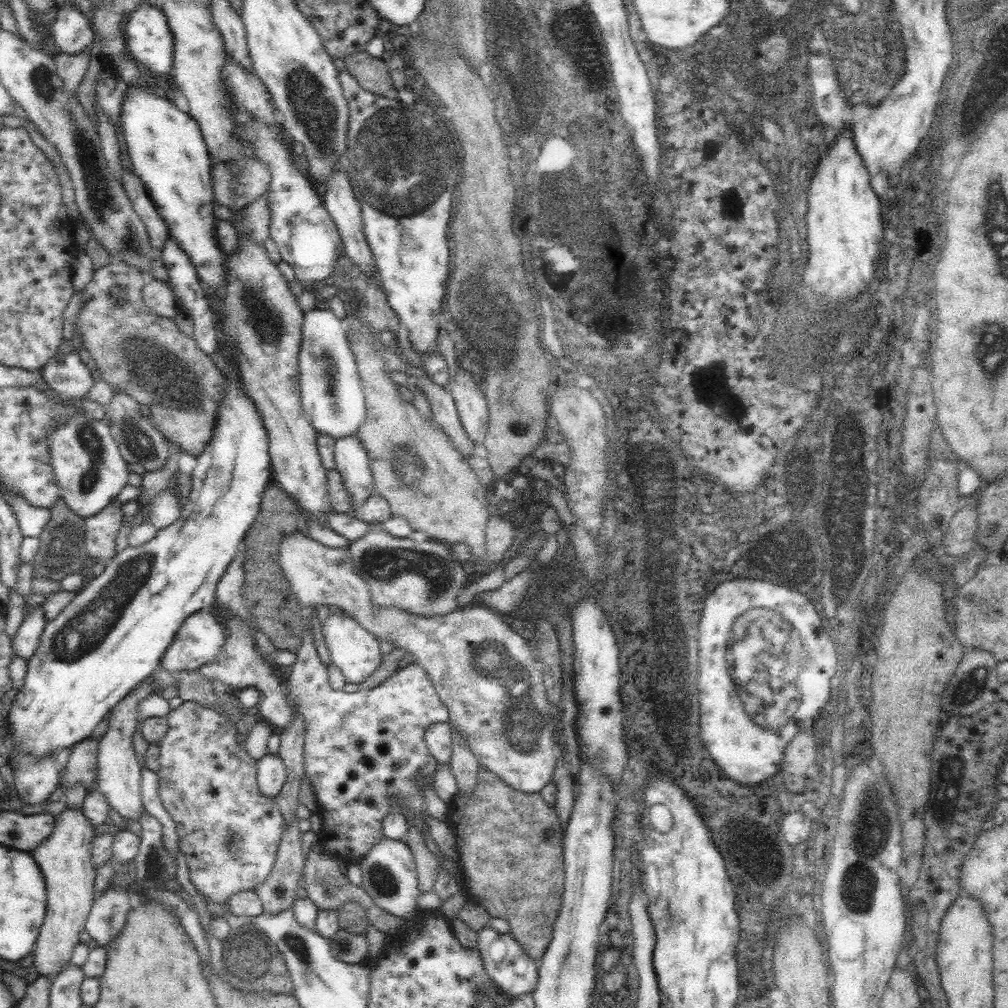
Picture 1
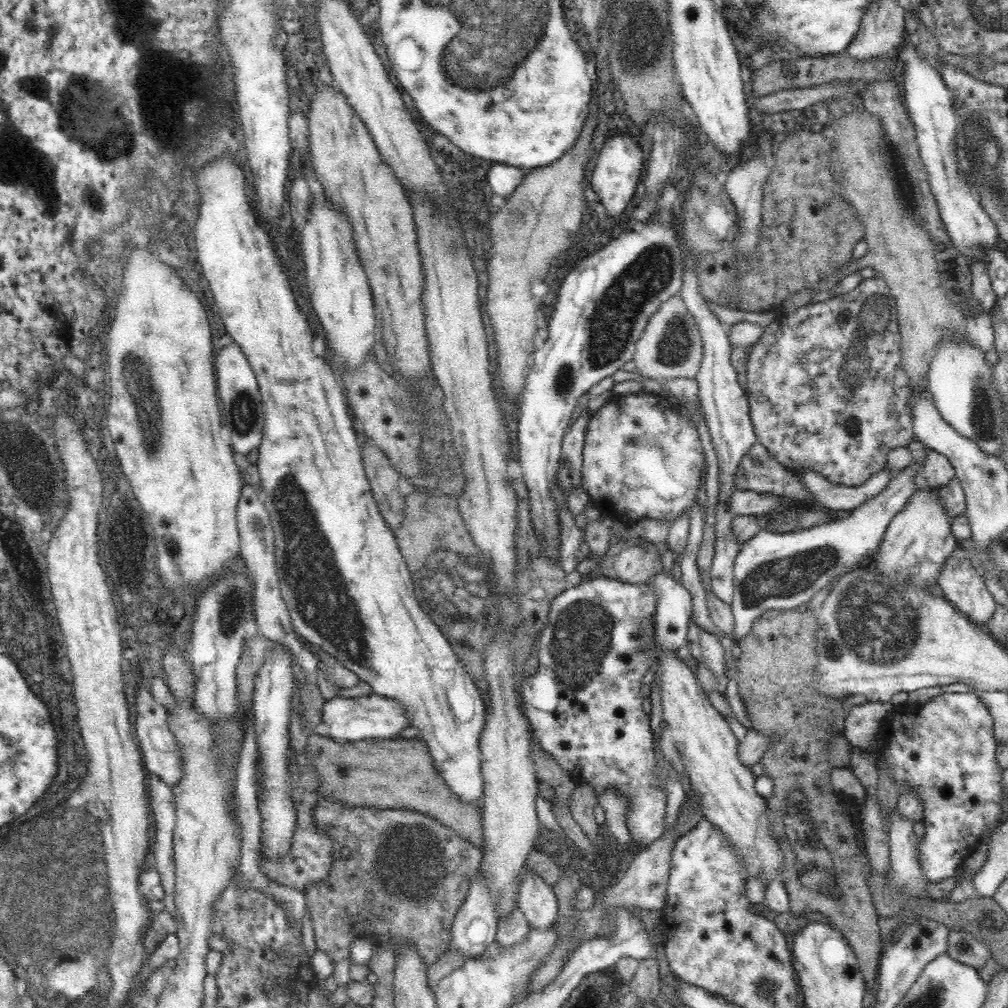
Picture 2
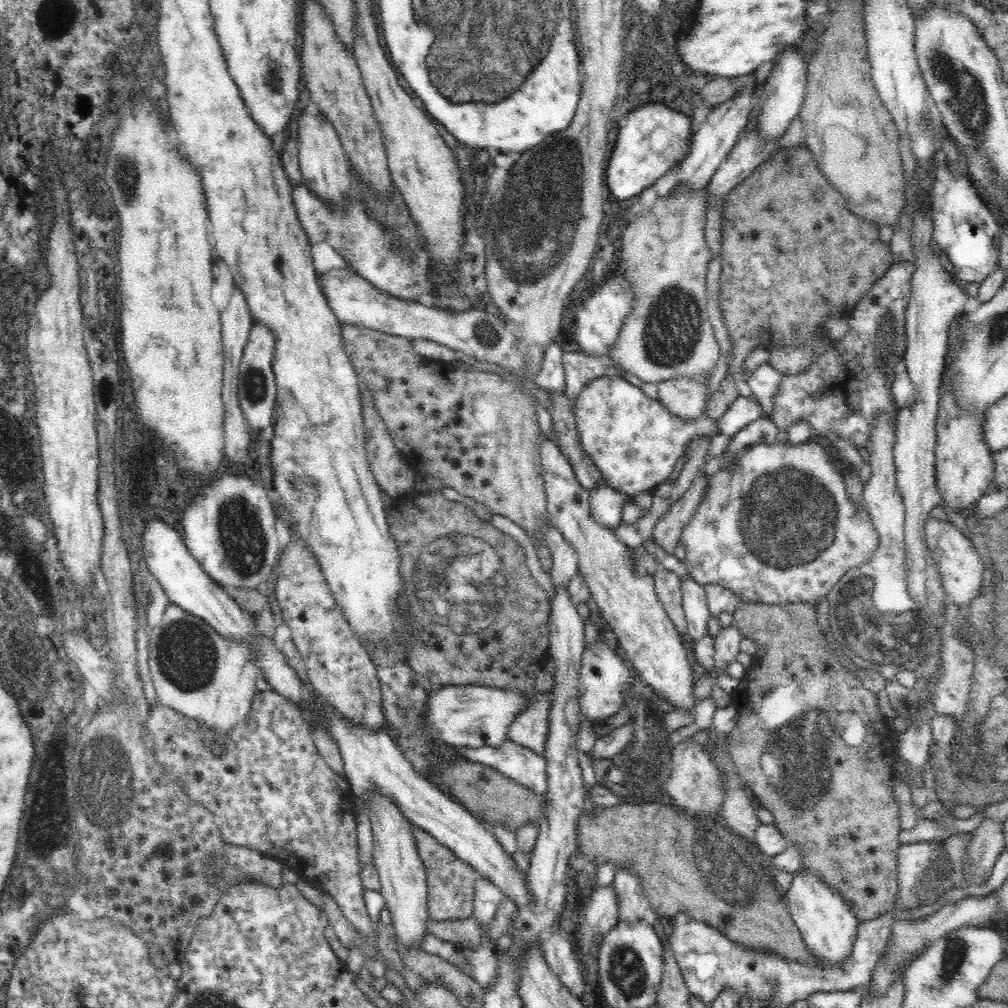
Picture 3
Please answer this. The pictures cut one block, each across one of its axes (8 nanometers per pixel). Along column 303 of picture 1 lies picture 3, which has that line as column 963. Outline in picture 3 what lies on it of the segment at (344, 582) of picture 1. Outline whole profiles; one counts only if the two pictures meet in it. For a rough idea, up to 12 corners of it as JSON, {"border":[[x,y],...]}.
{"border":[[956,521],[924,527],[948,600],[965,609],[983,567]]}

